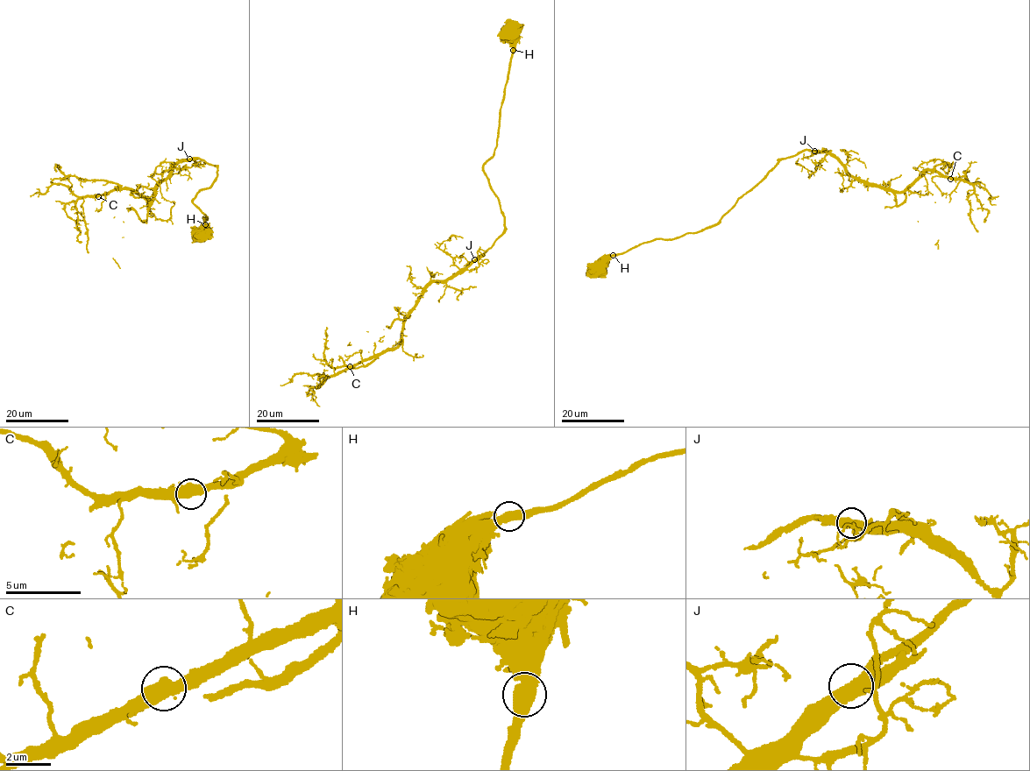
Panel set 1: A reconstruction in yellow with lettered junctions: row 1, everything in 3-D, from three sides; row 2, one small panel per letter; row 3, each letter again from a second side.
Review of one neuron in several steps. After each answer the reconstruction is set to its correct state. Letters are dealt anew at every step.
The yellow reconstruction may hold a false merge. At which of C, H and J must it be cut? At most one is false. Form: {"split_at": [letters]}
{"split_at": []}

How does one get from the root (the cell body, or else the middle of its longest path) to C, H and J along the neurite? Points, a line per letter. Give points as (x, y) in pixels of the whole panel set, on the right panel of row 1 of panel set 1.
C: (598, 268), (714, 225), (777, 162), (805, 150), (897, 192), (926, 171), (950, 179)
H: (598, 268), (603, 267), (613, 255)
J: (598, 268), (613, 256), (642, 244), (699, 232), (714, 225), (777, 162), (805, 150), (814, 151)

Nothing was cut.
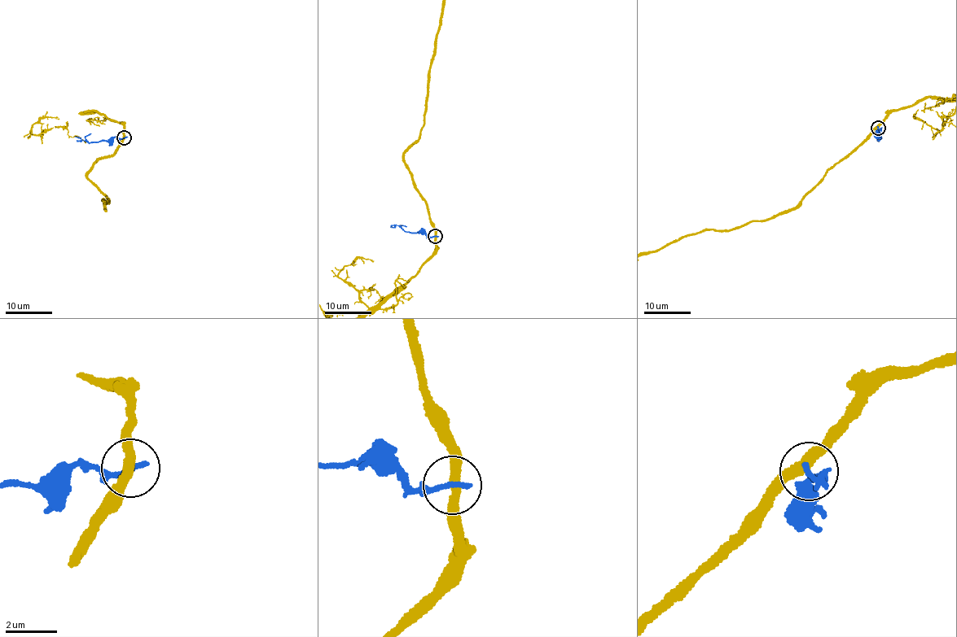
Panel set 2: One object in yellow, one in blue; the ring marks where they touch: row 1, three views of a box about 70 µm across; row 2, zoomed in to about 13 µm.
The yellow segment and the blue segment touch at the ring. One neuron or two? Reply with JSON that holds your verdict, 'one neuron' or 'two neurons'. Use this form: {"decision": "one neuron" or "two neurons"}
{"decision": "two neurons"}

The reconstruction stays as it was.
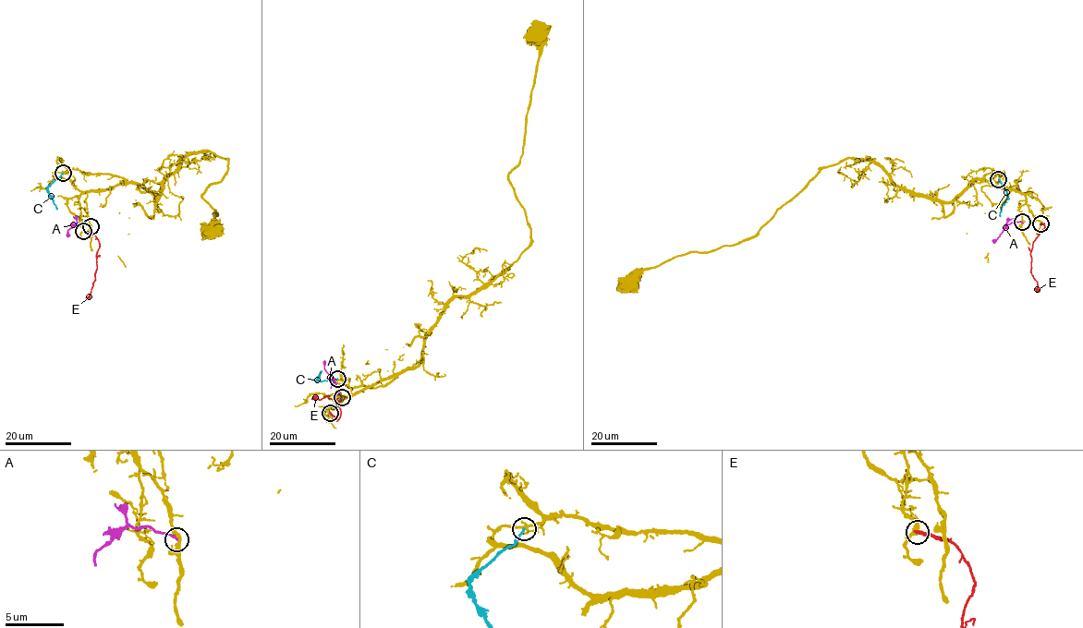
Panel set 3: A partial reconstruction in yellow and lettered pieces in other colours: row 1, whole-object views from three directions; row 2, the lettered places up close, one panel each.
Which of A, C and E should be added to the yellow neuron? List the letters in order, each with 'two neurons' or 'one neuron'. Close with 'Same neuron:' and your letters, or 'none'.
A: two neurons
C: two neurons
E: two neurons
Same neuron: none

